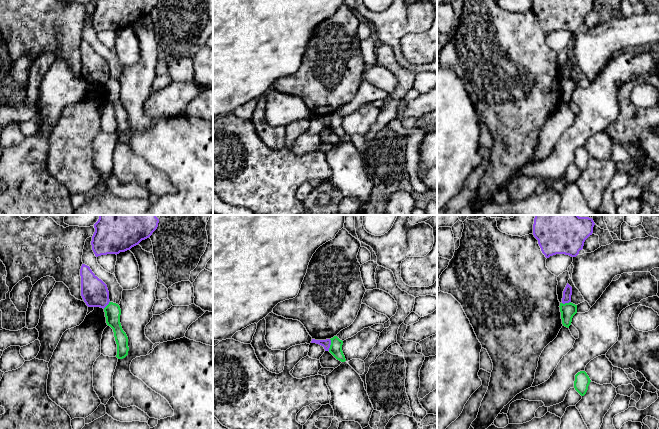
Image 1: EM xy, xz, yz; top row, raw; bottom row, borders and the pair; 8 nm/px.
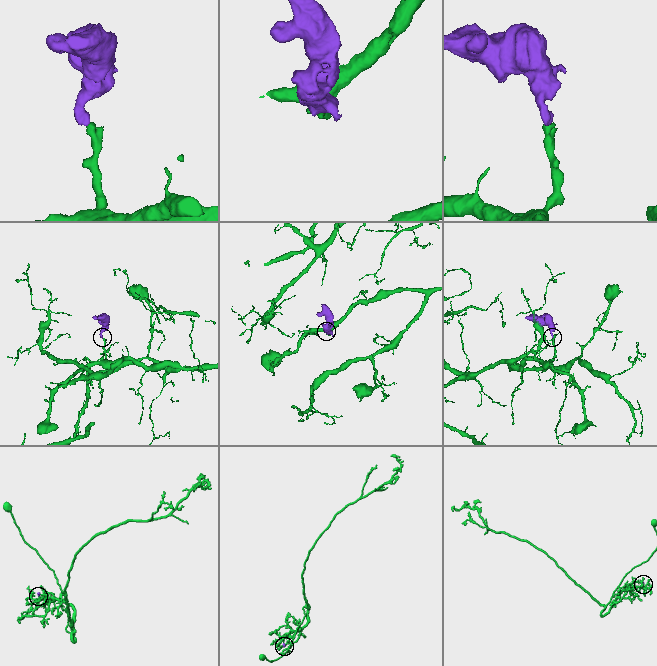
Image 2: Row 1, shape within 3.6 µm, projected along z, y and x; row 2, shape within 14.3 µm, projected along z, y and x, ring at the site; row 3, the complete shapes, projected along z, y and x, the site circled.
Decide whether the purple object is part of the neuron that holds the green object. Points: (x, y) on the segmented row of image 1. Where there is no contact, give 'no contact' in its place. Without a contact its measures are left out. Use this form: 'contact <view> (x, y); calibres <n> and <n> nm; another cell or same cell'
contact xz (330, 345); calibres 100 and 70 nm; another cell

